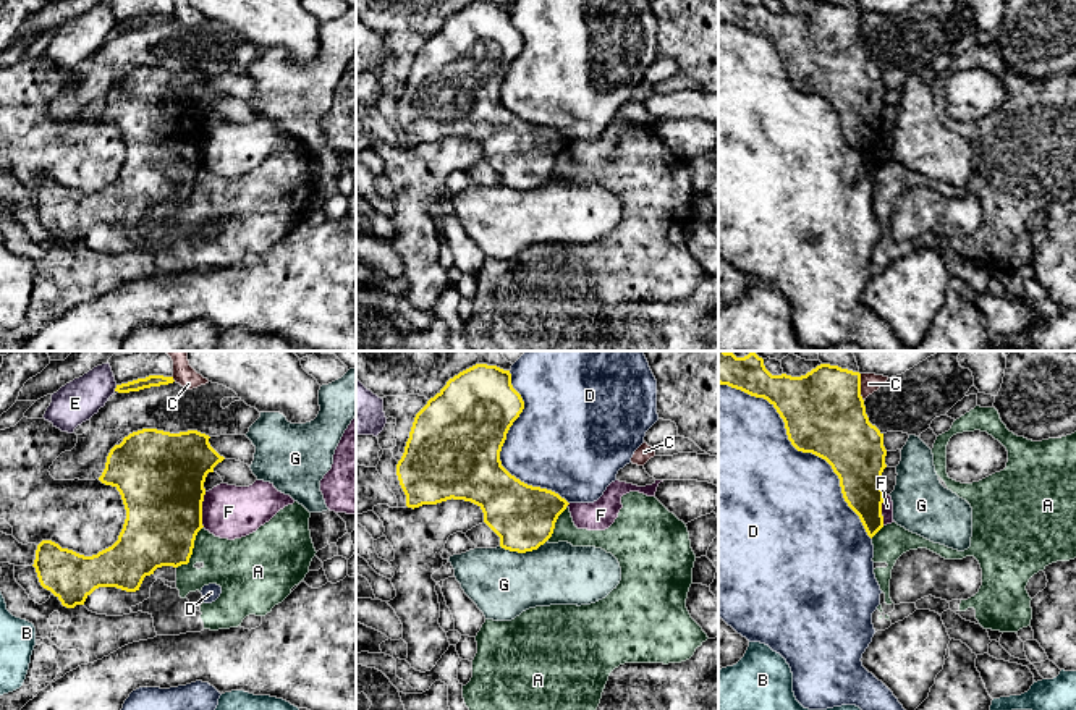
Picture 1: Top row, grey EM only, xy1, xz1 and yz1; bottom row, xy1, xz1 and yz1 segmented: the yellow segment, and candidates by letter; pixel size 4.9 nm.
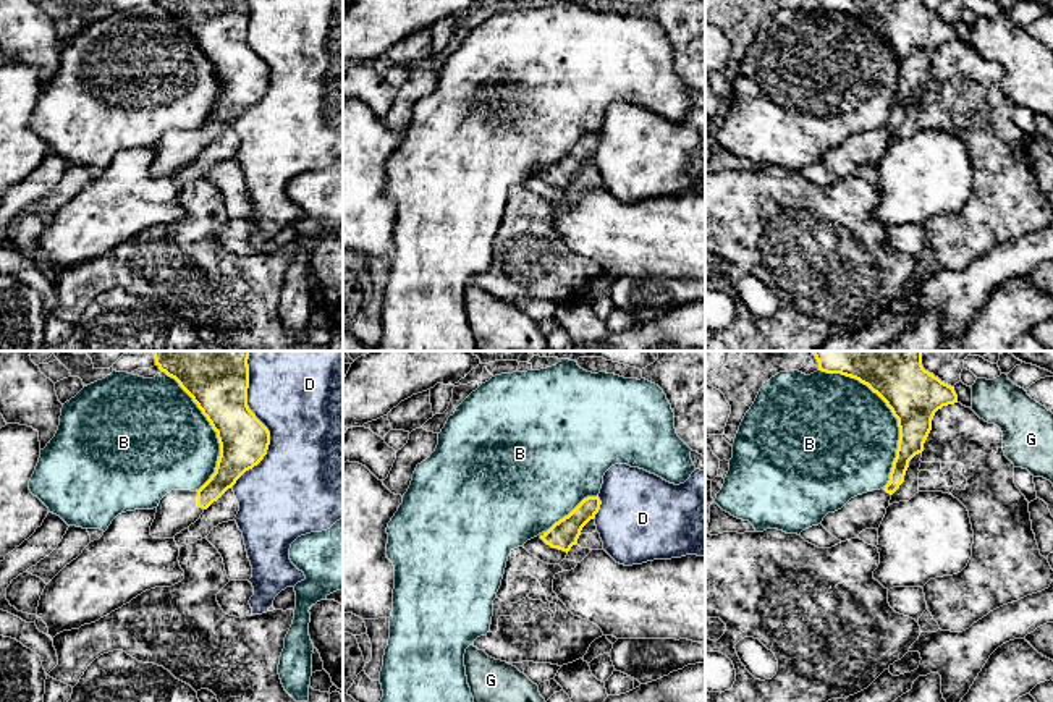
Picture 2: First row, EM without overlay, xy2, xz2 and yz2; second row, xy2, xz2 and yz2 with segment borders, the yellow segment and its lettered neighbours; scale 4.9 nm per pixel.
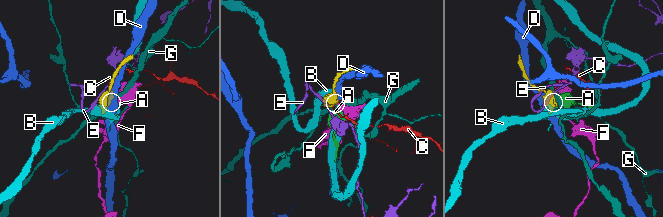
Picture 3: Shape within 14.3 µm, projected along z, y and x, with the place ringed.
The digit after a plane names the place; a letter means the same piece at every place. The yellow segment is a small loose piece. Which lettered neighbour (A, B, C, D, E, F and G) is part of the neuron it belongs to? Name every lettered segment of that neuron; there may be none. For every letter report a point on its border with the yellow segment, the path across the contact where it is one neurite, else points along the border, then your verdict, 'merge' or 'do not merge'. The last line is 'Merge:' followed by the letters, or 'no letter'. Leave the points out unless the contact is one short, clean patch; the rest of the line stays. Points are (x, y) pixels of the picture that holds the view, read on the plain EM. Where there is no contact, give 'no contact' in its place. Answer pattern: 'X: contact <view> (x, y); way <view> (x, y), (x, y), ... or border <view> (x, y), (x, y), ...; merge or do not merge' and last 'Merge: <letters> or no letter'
A: contact xy1 (191, 188); do not merge
B: contact yz2 (892, 49); do not merge
C: contact yz1 (859, 25); do not merge
D: contact yz1 (803, 89); do not merge
E: contact xy1 (115, 26); do not merge
F: contact xy1 (201, 147); border xy1 (206, 130), (203, 164); do not merge
G: contact xz1 (523, 190); do not merge
Merge: no letter

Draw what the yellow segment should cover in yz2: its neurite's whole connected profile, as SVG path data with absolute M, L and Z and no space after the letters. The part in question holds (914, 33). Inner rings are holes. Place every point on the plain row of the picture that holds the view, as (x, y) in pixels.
M818 0L818 8L827 11L841 11L859 18L877 31L893 53L898 57L899 78L896 95L890 110L888 121L880 128L872 128L851 136L841 147L828 150L820 160L833 175L841 180L859 176L865 167L878 167L891 133L904 120L909 99L924 89L924 81L932 68L932 57L938 47L958 40L954 24L941 19L938 15L924 6L922 0Z

